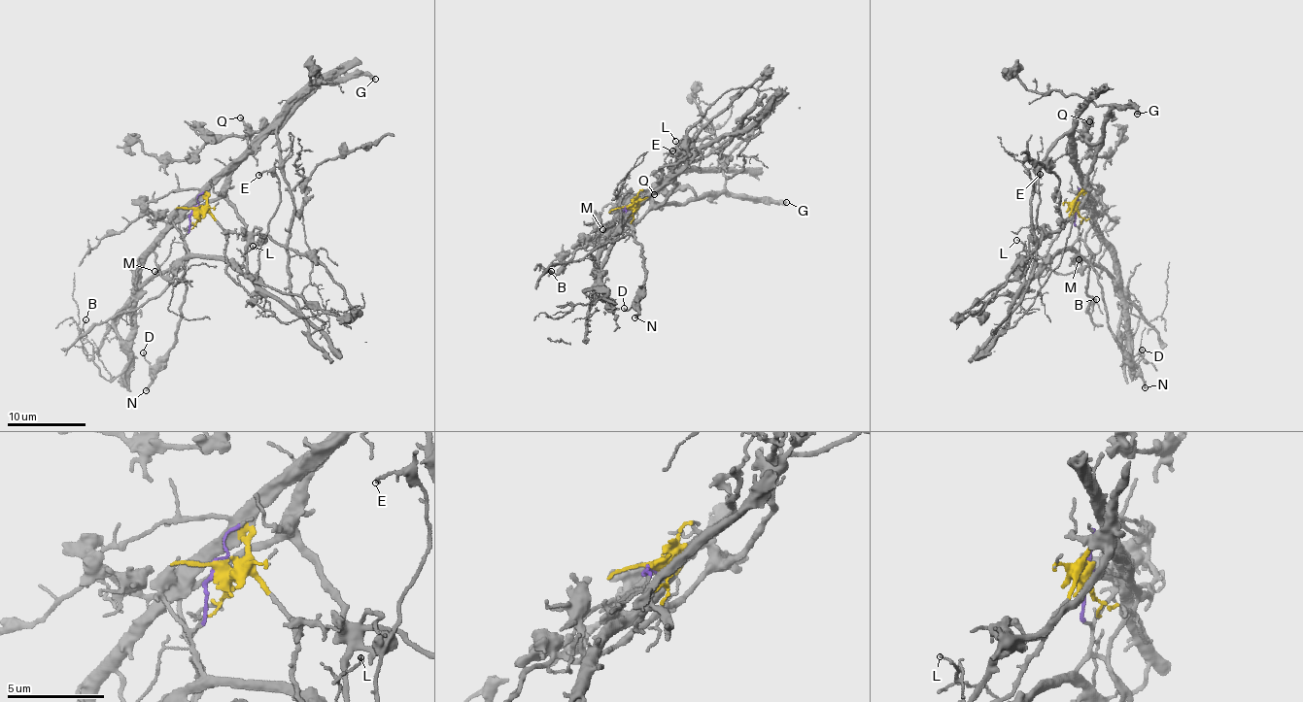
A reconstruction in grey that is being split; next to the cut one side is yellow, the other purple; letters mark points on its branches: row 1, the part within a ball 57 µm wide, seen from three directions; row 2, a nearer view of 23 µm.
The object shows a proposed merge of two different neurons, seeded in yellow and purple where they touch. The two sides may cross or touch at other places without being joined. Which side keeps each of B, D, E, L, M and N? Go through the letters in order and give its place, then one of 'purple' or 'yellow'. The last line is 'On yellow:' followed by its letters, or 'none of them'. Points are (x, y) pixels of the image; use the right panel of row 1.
B: place (1096, 299); purple
D: place (1142, 350); purple
E: place (1040, 174); purple
L: place (1016, 240); purple
M: place (1079, 259); purple
N: place (1145, 387); purple
On yellow: none of them

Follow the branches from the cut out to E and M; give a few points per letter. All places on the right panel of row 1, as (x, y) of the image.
E: (1078, 204), (1080, 229), (1071, 247), (1044, 259), (1027, 279), (1041, 175)
M: (1078, 204), (1075, 224), (1080, 234), (1079, 259)

